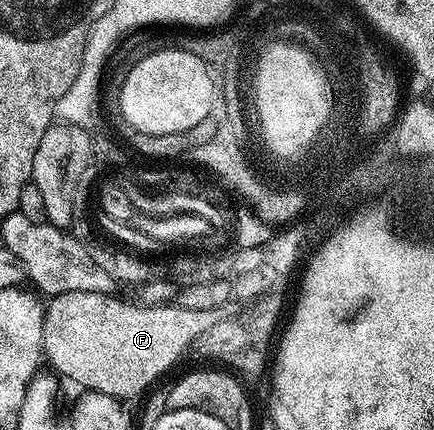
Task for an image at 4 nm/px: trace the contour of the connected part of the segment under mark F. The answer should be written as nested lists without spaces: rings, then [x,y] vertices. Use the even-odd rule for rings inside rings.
[[[63,293],[50,297],[46,301],[43,309],[43,355],[46,363],[51,363],[56,368],[54,371],[58,373],[64,381],[72,380],[75,384],[80,384],[80,389],[88,392],[100,392],[101,394],[109,394],[110,396],[118,398],[120,401],[127,402],[130,396],[139,396],[151,383],[154,382],[158,376],[163,376],[187,351],[190,350],[191,344],[198,345],[203,339],[203,335],[221,320],[220,309],[209,310],[191,310],[183,308],[178,302],[164,302],[161,304],[154,304],[152,306],[142,306],[137,304],[125,304],[118,300],[118,295],[105,293]]]

